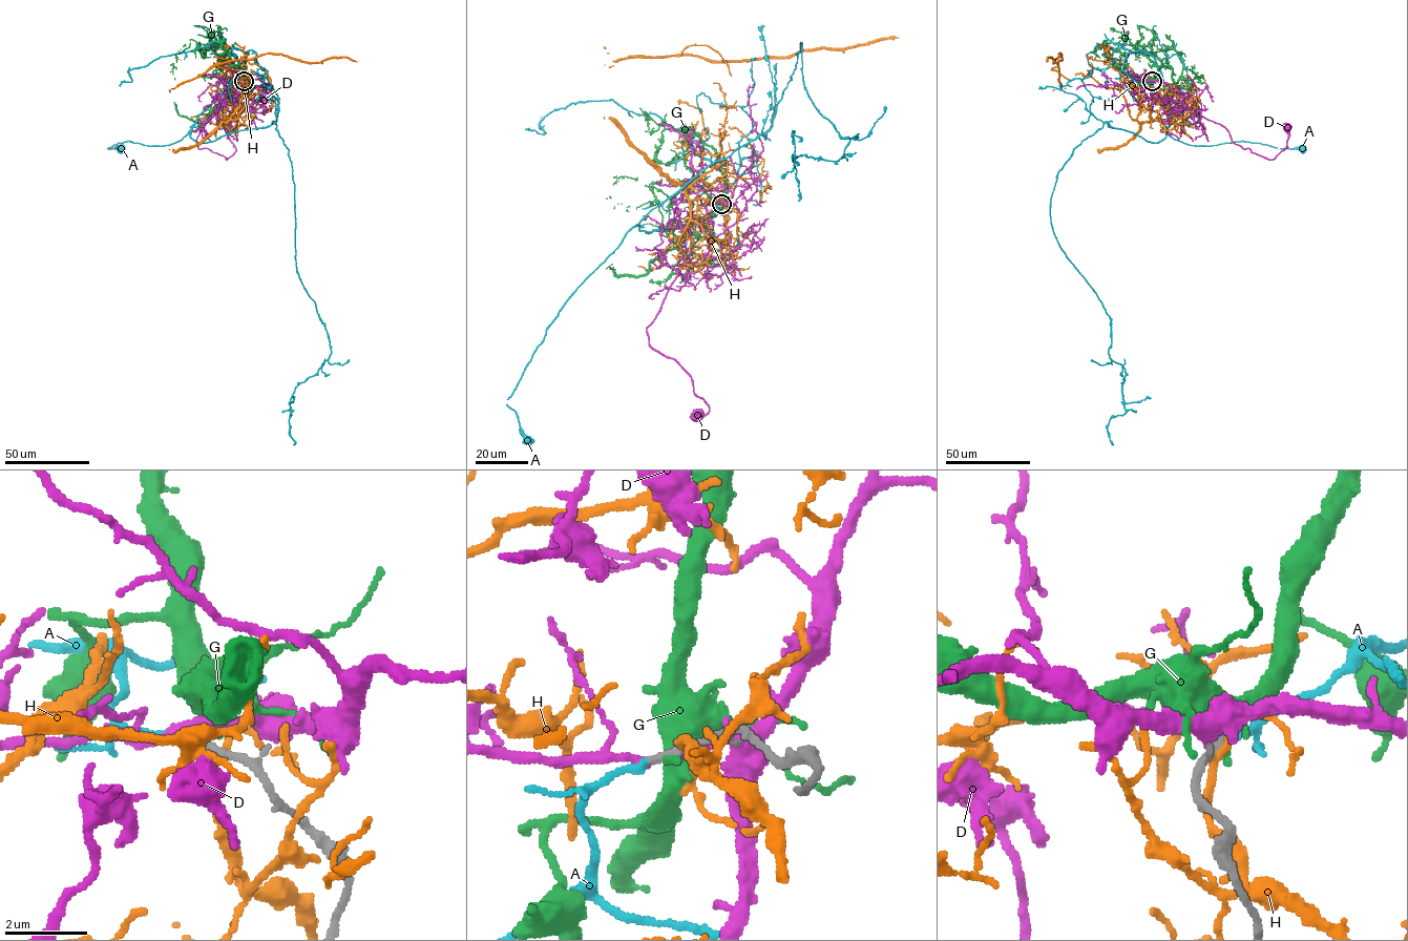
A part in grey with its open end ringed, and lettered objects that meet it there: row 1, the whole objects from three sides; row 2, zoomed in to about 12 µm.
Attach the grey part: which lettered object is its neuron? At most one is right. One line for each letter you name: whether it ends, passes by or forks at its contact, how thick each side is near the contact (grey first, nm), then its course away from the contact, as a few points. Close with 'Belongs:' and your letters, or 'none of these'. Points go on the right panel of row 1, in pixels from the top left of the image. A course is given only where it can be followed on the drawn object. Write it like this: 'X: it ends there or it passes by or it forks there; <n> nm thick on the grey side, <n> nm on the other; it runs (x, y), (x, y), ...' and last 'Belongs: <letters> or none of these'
A: it ends there; 200 nm thick on the grey side, 190 nm on the other; it runs (1152, 81), (1162, 78), (1171, 121), (1165, 130), (1176, 140), (1196, 146), (1243, 141), (1277, 148), (1303, 148)
Belongs: A

